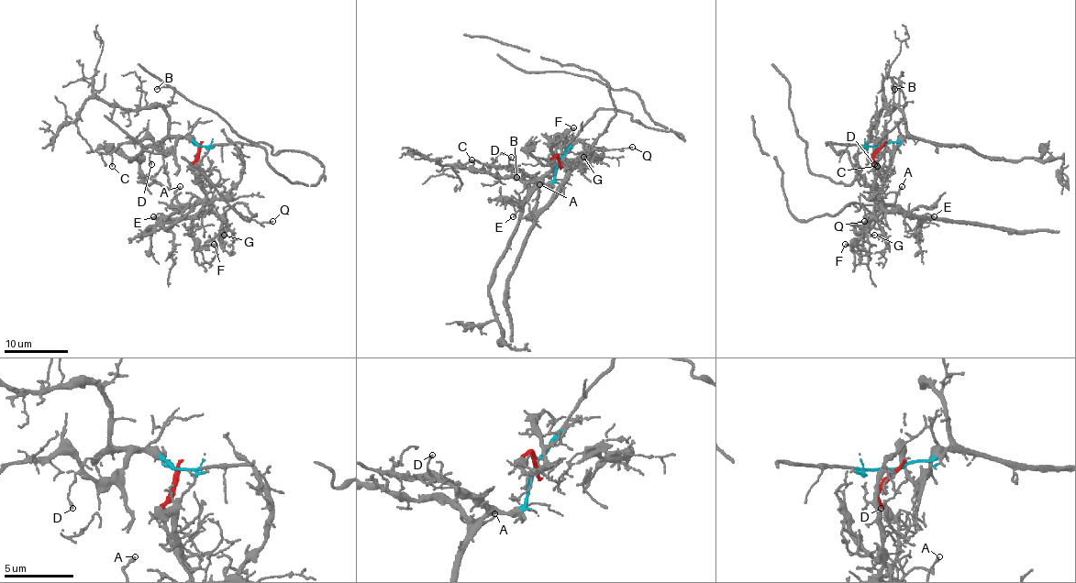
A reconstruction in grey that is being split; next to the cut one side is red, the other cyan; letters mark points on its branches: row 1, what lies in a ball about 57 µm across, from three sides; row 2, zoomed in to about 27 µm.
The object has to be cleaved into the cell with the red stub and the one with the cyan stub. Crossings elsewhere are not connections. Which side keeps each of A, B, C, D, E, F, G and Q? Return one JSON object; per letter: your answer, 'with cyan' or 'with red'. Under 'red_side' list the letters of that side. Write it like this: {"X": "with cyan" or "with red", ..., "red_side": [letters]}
{"A": "with red", "B": "with cyan", "C": "with cyan", "D": "with cyan", "E": "with red", "F": "with red", "G": "with red", "Q": "with red", "red_side": ["A", "E", "F", "G", "Q"]}

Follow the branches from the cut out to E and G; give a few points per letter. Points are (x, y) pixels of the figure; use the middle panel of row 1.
E: (560, 163), (556, 156), (555, 165), (564, 162), (547, 175), (513, 216)
G: (560, 163), (556, 156), (555, 165), (564, 162), (574, 163), (587, 149), (583, 157)

